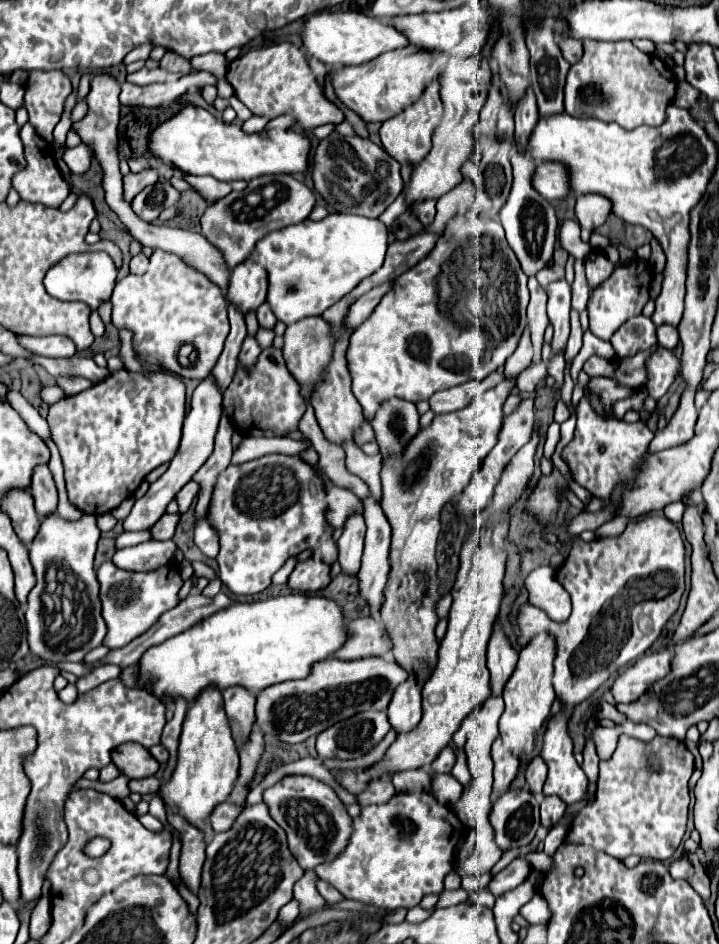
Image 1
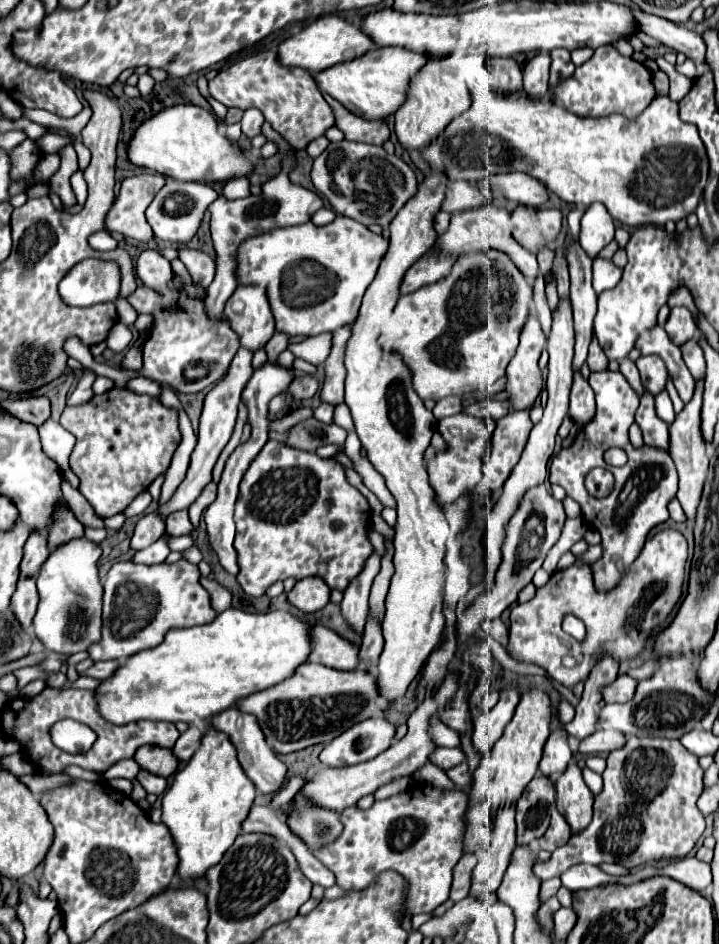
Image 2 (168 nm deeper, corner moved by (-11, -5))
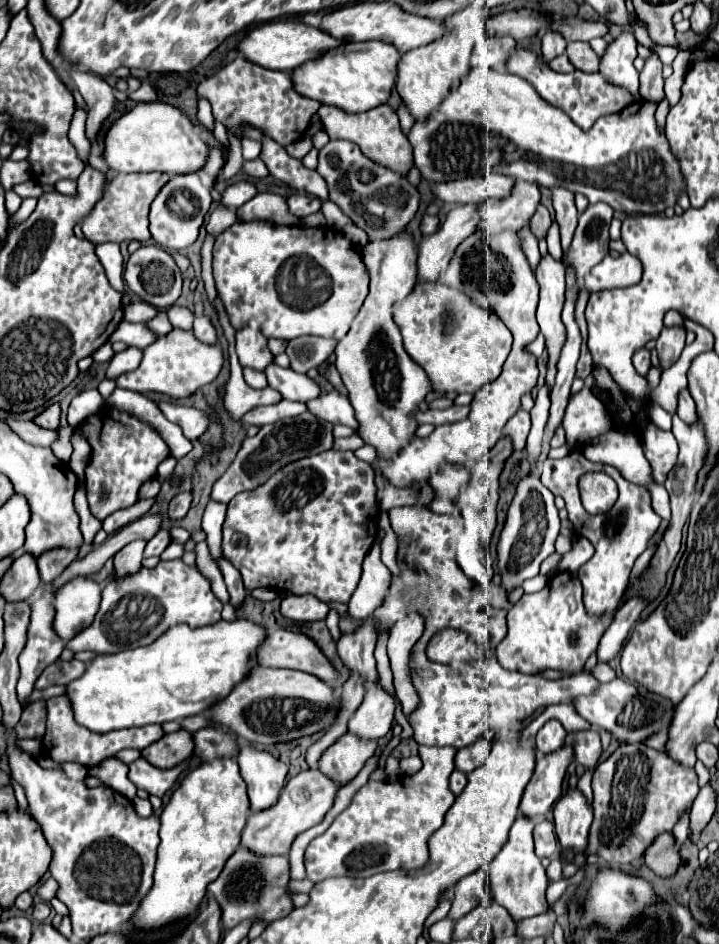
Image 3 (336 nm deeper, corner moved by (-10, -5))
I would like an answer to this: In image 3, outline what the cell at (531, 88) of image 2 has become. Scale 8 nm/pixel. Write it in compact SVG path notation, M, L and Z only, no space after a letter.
M547 33L543 37L543 47L541 47L541 55L545 61L551 61L553 57L565 53L565 39L561 33Z

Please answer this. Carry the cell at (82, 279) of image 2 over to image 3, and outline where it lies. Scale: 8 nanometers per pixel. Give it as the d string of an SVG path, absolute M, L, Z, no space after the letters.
M139 301L139 303L131 303L127 309L125 309L125 321L151 321L153 317L157 317L159 309L155 309L153 305L147 305L145 301Z

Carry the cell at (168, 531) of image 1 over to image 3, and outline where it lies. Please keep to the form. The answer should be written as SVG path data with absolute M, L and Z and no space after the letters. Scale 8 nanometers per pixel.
M179 493L171 499L169 503L169 517L171 519L183 519L189 511L189 505L191 505L191 499L193 495L191 493Z

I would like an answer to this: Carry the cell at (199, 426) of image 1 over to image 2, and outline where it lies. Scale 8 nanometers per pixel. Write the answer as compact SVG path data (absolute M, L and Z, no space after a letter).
M154 511L150 515L144 515L138 523L136 523L136 531L134 531L134 537L130 541L130 547L134 551L138 549L144 549L148 545L152 545L154 541L160 539L160 535L166 533L166 519Z

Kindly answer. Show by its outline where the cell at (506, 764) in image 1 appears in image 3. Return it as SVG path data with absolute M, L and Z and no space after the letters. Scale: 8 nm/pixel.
M475 871L475 873L463 877L453 887L455 899L453 899L453 907L447 913L447 917L449 919L461 919L469 911L473 911L479 905L481 897L487 897L485 887L487 887L487 873L485 871Z

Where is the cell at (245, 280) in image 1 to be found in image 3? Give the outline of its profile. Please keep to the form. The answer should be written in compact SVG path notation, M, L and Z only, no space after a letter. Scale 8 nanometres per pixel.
M241 329L237 333L237 355L241 367L255 371L265 371L273 361L273 353L267 349L267 337L263 337L259 329Z

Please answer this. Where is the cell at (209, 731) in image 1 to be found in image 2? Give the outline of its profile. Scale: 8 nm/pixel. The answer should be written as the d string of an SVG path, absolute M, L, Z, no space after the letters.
M206 721L206 731L200 739L196 753L192 755L192 759L186 763L182 771L174 773L174 781L162 797L162 823L172 831L174 841L178 841L178 857L180 857L178 875L182 879L202 877L208 867L216 865L222 859L226 849L238 837L240 823L244 821L244 815L248 815L254 797L256 797L256 789L252 781L248 781L246 773L240 769L240 763L236 759L236 747L232 745L230 737L214 729L210 721Z

